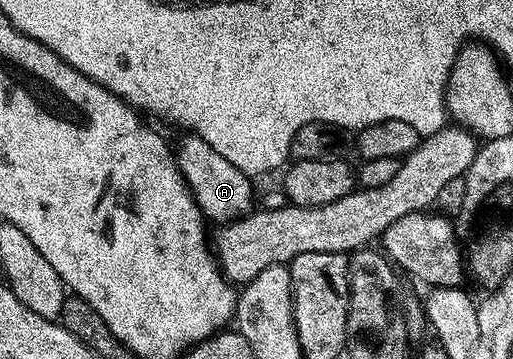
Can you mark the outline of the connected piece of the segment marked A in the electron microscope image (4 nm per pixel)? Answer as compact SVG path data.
M188 134L186 138L187 140L177 147L179 168L204 216L208 220L216 219L216 224L226 225L251 214L257 203L257 193L255 197L255 187L251 184L254 183L252 176L237 169L233 161L225 161L225 157L221 157L221 153L217 153L217 149L209 145L209 141L193 134Z

